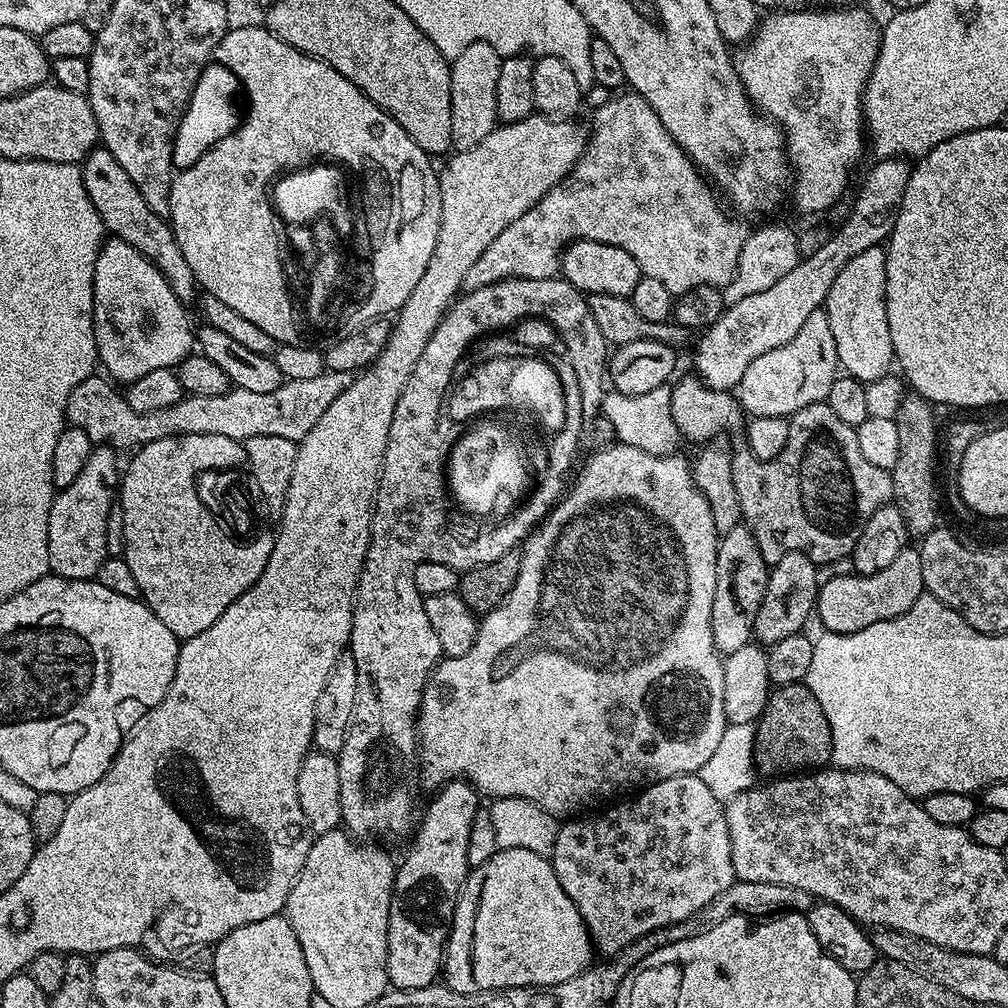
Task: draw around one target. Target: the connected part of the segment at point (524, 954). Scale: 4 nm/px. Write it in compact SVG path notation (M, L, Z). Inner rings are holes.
M501 848L492 855L492 857L486 862L475 865L474 868L474 880L476 876L476 917L472 920L472 929L470 929L470 935L472 938L472 954L470 957L470 974L476 979L476 984L480 984L480 992L492 992L495 988L545 988L546 986L554 986L558 982L566 982L566 978L574 978L574 974L578 974L582 969L588 967L594 960L594 949L592 946L592 935L588 933L588 927L586 922L578 914L578 906L574 906L574 902L570 902L570 898L566 894L566 890L562 890L562 882L558 882L558 874L554 874L554 866L551 859L548 856L539 856L534 854L534 850L518 850L517 848Z

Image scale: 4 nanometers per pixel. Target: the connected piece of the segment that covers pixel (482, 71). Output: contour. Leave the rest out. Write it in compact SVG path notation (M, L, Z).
M471 43L458 58L451 61L450 134L452 148L465 152L478 146L498 124L497 80L503 57L488 43Z

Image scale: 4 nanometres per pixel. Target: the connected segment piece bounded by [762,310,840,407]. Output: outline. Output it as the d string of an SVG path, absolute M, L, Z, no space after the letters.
M821 310L810 314L810 318L802 322L802 330L798 330L798 334L794 334L786 346L778 346L778 350L770 350L770 354L762 356L764 360L772 360L772 388L784 388L784 392L792 392L792 404L806 407L827 401L840 362L827 312Z

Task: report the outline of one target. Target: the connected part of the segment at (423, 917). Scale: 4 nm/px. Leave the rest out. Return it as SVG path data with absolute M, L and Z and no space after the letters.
M463 778L439 785L437 792L440 793L429 802L424 817L419 817L412 845L404 861L399 861L392 887L386 970L388 983L396 990L418 990L437 983L436 975L449 943L447 924L456 912L456 895L463 890L464 879L470 876L470 830L482 808L481 797Z

